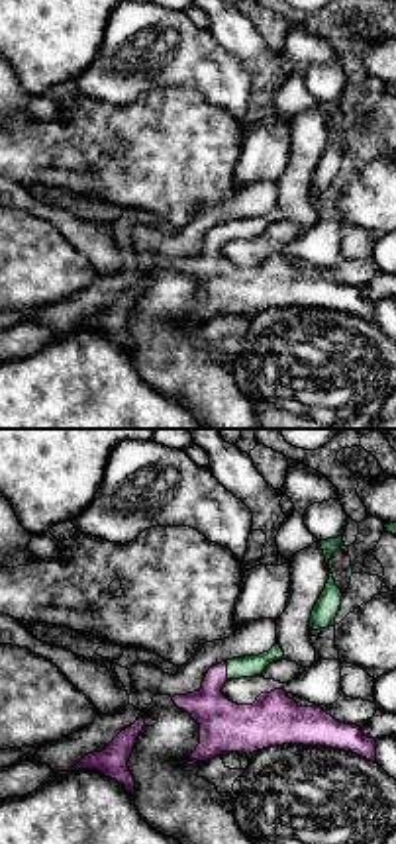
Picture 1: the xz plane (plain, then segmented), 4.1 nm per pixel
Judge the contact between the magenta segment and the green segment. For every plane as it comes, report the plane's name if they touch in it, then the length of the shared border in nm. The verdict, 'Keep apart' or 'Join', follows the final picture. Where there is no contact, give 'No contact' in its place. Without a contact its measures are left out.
Touches magenta in xz. Shared border 70 nm

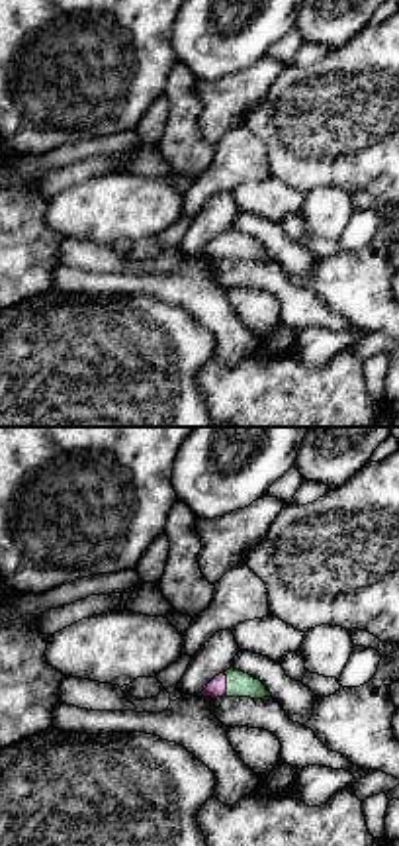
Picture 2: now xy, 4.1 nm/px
Touches magenta in xy. Shared border 100 nm

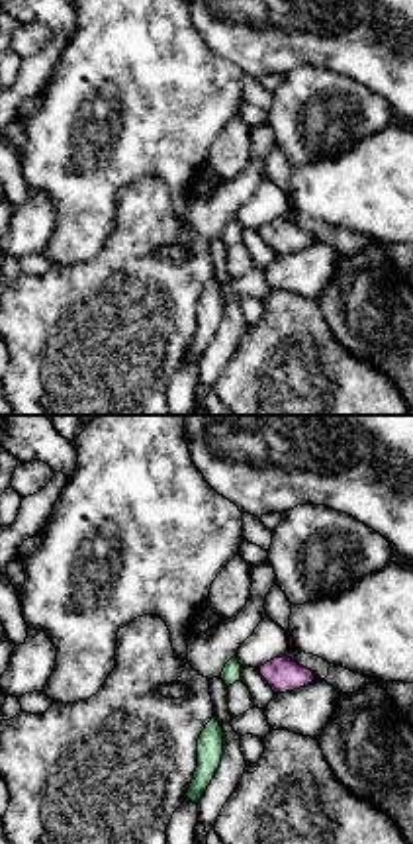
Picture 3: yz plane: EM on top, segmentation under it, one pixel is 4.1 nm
No contact

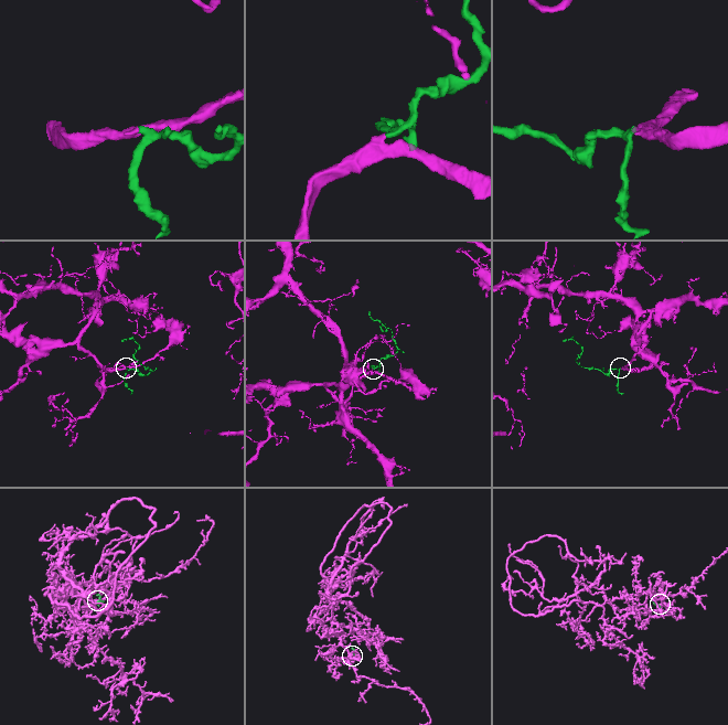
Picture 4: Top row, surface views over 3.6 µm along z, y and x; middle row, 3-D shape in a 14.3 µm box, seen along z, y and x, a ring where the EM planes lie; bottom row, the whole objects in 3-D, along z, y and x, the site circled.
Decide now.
Join

